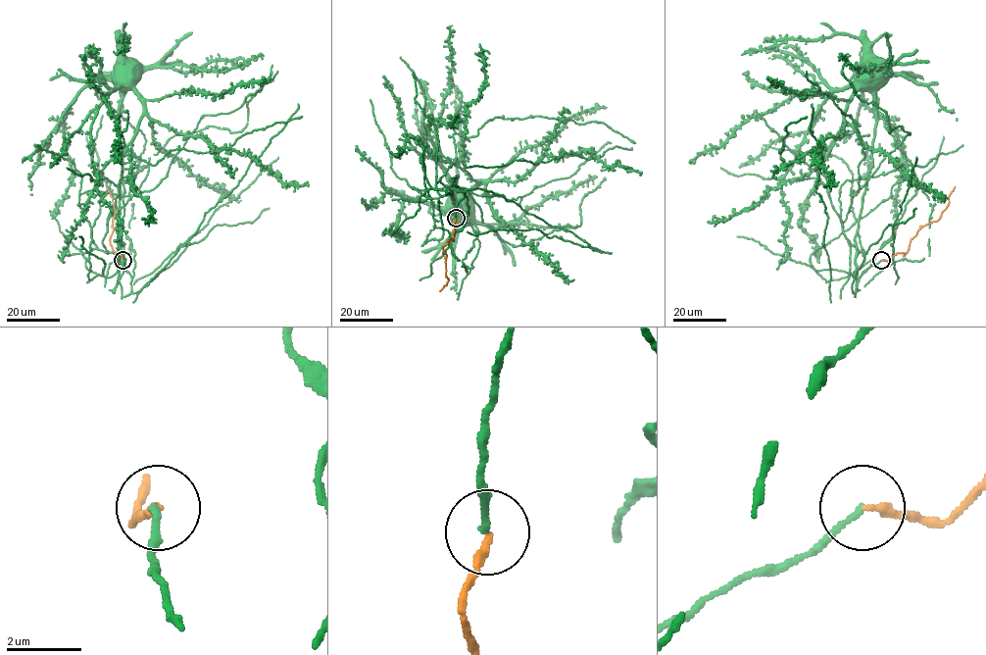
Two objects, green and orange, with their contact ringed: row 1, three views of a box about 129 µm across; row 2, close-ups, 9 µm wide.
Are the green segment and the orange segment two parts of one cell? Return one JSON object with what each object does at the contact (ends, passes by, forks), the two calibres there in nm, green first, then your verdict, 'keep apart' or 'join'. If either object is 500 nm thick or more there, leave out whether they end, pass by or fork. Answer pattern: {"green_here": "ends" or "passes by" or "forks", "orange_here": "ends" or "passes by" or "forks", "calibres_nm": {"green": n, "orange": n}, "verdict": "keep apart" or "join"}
{"green_here": "ends", "orange_here": "ends", "calibres_nm": {"green": 150, "orange": 200}, "verdict": "join"}

